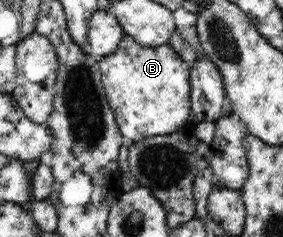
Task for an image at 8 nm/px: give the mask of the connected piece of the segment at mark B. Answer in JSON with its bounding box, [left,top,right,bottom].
[98,34,191,143]

